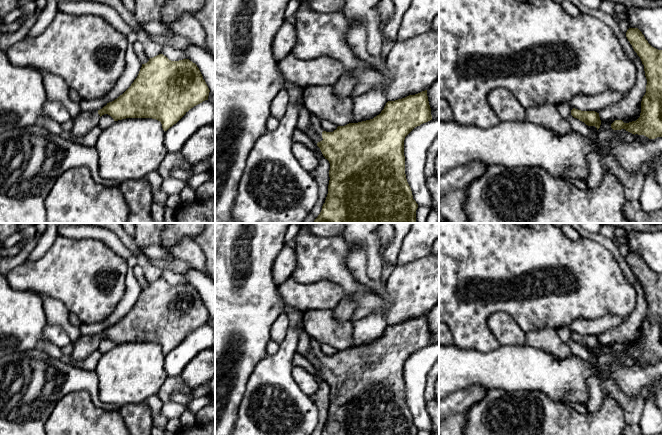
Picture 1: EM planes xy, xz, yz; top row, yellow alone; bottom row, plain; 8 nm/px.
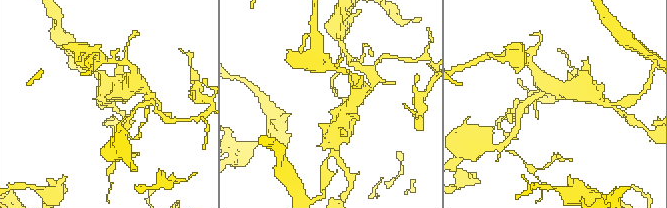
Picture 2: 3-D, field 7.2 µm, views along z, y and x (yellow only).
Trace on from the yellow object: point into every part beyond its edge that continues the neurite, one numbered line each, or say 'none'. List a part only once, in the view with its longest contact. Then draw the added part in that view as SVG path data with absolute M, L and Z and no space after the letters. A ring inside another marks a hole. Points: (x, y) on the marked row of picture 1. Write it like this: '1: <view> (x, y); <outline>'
1: xz (315, 130); M311 114L311 125L306 131L304 131L304 133L307 134L315 144L317 144L323 140L323 131L324 129L321 125L321 120L315 115Z

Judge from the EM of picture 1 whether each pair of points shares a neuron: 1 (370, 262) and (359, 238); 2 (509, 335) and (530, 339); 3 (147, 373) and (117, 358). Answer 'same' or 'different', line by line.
1: same
2: different
3: same

